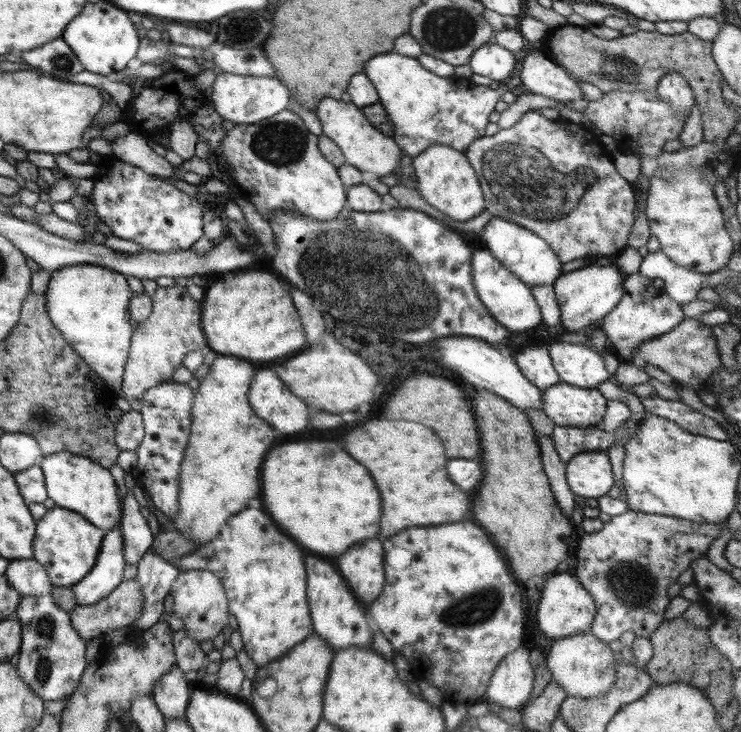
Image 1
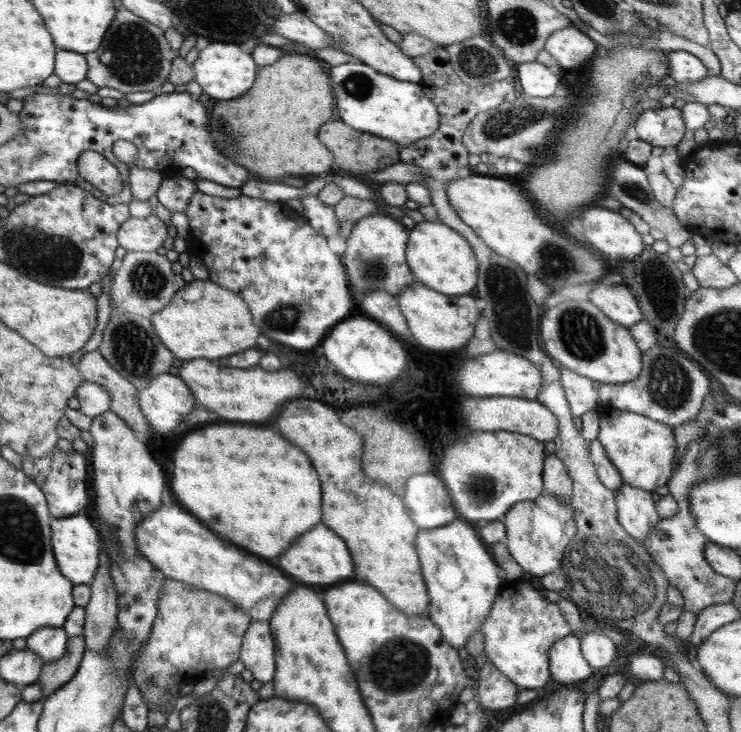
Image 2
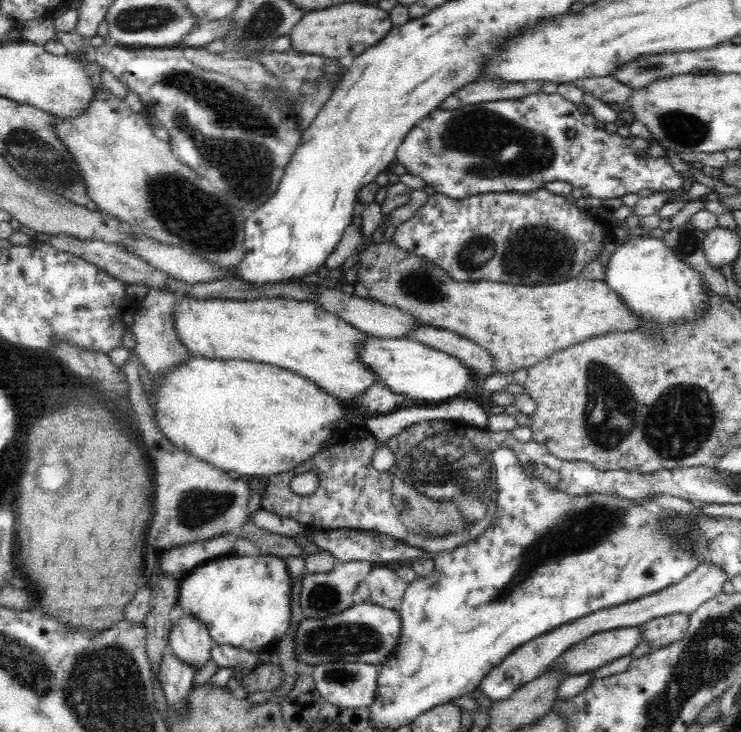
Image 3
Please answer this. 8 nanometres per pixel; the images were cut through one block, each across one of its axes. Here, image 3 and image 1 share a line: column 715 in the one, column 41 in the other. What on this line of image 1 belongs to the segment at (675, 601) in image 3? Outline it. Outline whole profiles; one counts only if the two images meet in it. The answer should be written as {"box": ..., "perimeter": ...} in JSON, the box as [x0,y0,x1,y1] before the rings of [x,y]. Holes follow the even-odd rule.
{"box":[3,559,52,597],"perimeter":[[[33,559],[9,560],[3,574],[20,597],[39,597],[52,591],[45,568]]]}

